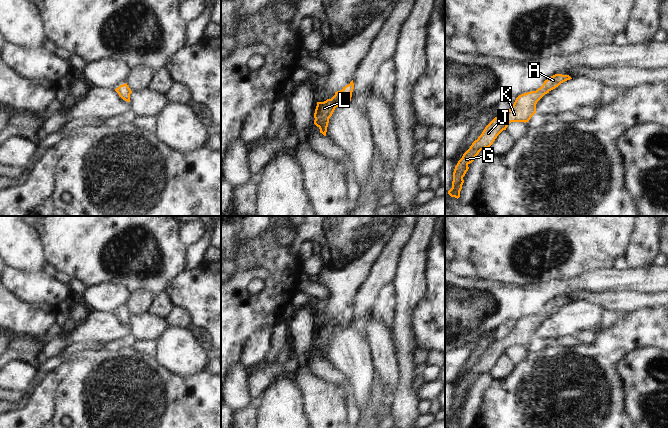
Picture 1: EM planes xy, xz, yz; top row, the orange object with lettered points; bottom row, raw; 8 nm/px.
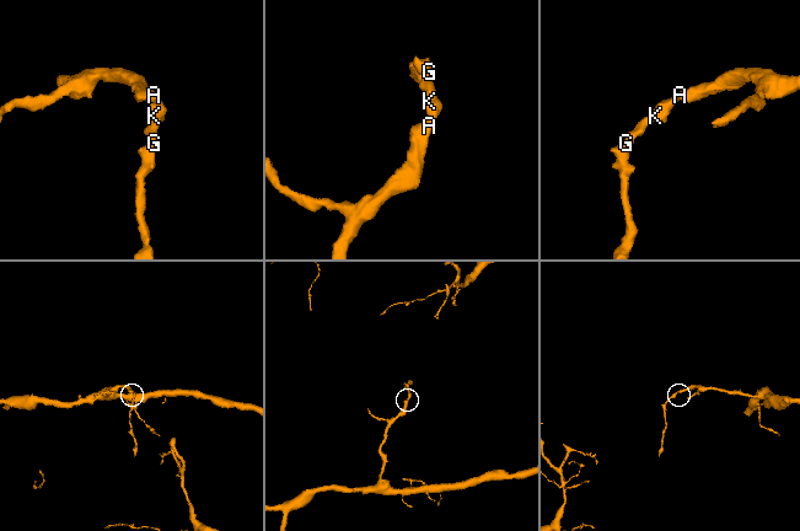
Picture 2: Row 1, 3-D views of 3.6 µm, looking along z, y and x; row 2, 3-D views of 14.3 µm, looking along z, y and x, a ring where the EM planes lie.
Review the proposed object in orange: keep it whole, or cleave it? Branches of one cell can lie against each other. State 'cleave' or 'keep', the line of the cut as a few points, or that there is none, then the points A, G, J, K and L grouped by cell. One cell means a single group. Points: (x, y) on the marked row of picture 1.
keep; no cut; A G J K L

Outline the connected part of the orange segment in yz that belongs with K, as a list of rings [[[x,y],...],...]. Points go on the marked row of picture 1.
[[[555,74],[551,76],[536,91],[519,95],[509,110],[501,116],[495,117],[458,161],[453,172],[452,188],[448,194],[458,199],[464,183],[463,177],[469,169],[468,165],[474,161],[479,152],[485,148],[490,148],[497,136],[506,130],[511,122],[528,122],[536,113],[537,102],[545,94],[570,79],[572,78],[569,75]]]

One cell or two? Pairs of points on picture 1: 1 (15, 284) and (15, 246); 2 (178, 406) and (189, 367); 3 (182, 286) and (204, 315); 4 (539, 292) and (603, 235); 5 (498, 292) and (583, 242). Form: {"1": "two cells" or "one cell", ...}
{"1": "two cells", "2": "two cells", "3": "one cell", "4": "two cells", "5": "two cells"}

